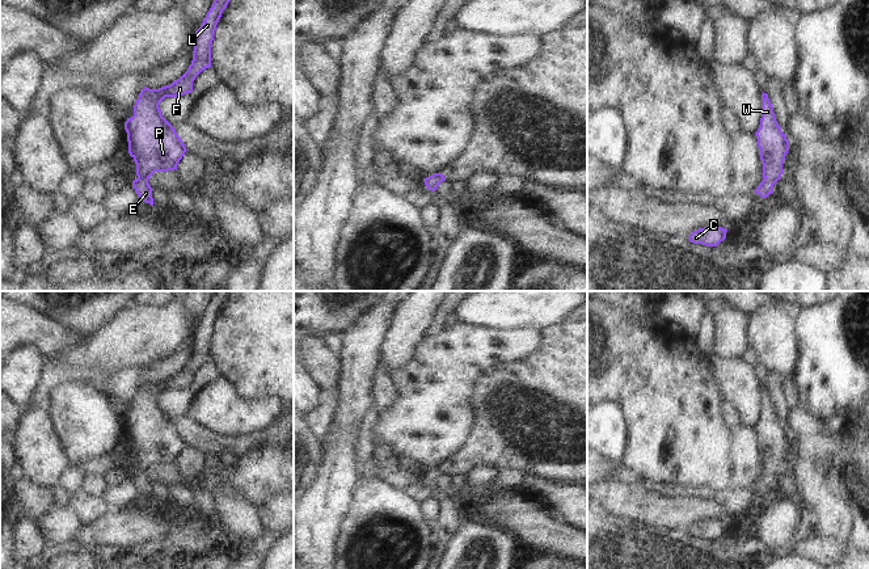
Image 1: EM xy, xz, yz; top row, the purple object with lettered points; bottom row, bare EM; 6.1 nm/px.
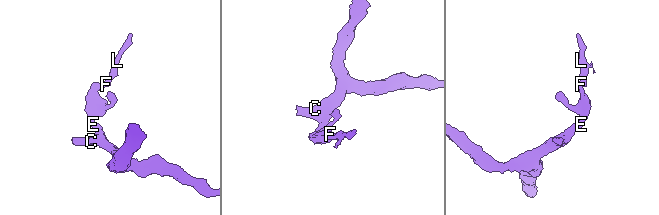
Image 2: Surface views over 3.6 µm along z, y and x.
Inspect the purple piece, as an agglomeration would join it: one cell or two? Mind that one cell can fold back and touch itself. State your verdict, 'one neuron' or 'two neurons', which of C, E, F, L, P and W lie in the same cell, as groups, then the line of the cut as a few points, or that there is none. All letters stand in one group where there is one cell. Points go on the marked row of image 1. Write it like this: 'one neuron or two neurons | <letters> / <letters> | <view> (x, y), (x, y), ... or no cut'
one neuron | C E F L P W | no cut

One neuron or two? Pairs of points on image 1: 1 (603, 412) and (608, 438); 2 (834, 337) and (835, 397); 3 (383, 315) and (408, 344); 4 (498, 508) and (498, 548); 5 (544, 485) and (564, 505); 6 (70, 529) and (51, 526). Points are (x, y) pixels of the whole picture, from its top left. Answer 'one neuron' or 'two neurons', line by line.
1: one neuron
2: one neuron
3: two neurons
4: two neurons
5: one neuron
6: one neuron

